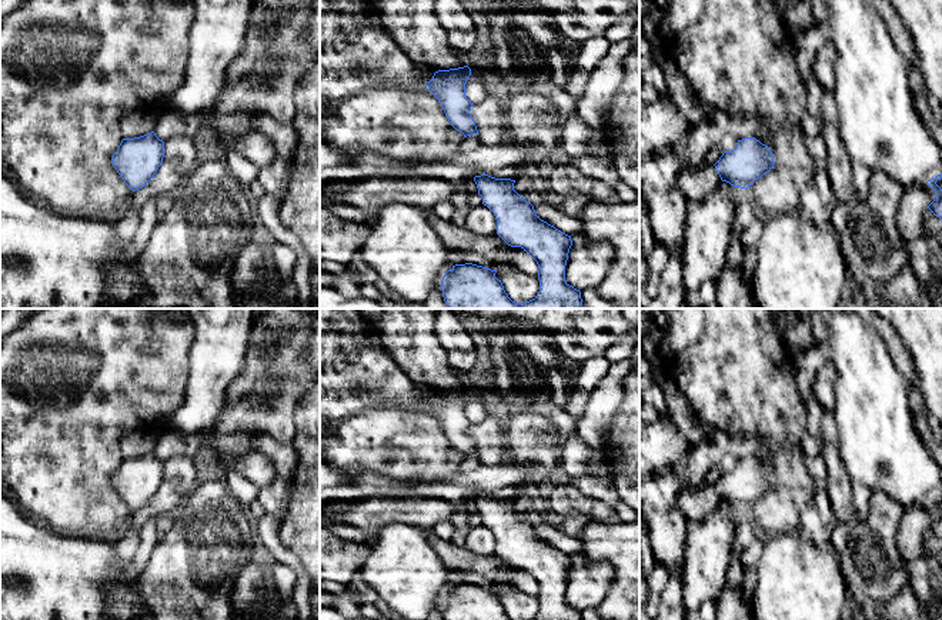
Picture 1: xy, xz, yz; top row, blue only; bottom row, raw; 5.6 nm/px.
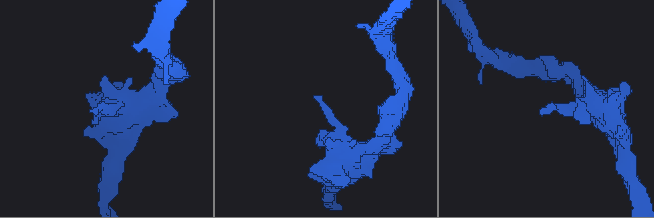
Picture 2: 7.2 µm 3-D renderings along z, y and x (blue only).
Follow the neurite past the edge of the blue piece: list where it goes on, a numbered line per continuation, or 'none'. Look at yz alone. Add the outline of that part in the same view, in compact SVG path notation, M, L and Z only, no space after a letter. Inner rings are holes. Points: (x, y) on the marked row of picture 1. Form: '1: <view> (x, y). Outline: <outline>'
1: yz (694, 184). Outline: M704 164L695 170L682 169L675 180L675 186L687 201L701 201L706 194L714 191L721 181L715 166Z

